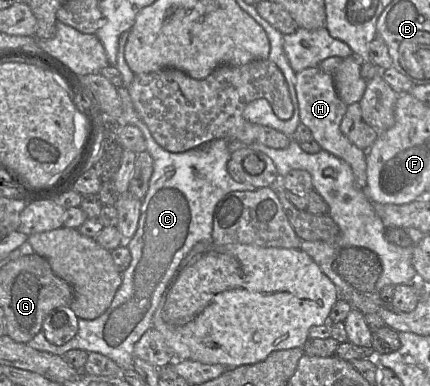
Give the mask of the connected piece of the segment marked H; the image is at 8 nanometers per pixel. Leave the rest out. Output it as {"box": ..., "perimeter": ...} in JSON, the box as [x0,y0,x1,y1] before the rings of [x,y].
{"box":[296,66,369,200],"perimeter":[[[318,66],[297,73],[296,94],[299,103],[300,122],[312,132],[315,140],[323,150],[347,162],[352,169],[357,188],[361,189],[369,200],[366,175],[366,152],[352,144],[340,129],[341,121],[347,111],[346,105],[338,96],[333,75],[323,72]]]}

